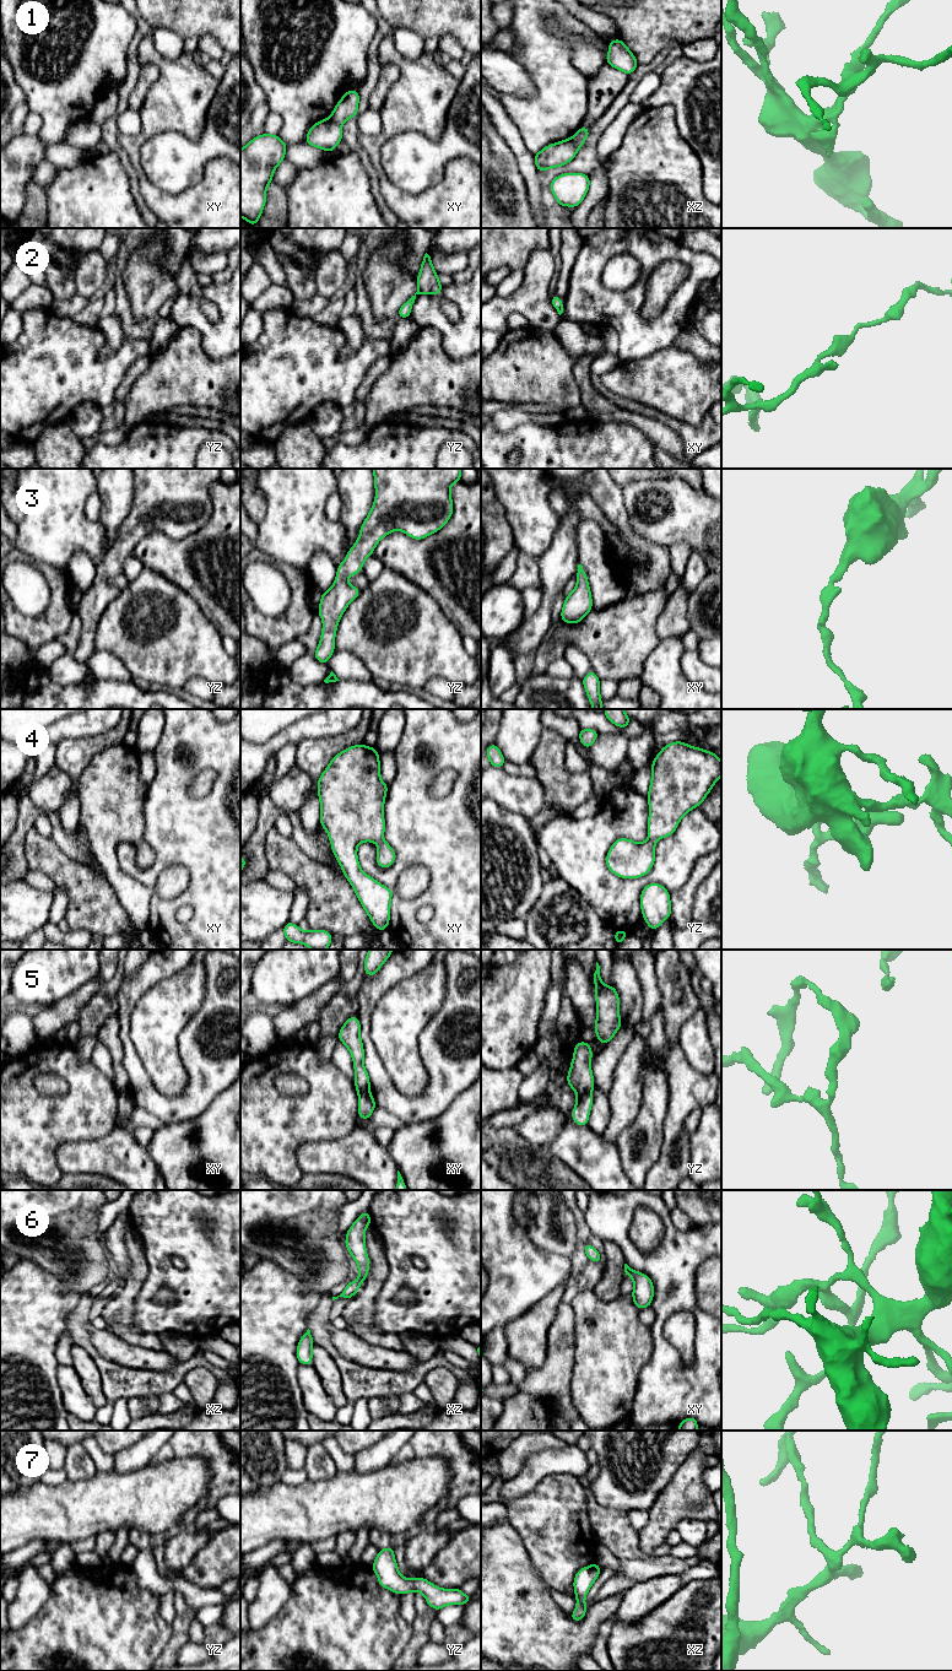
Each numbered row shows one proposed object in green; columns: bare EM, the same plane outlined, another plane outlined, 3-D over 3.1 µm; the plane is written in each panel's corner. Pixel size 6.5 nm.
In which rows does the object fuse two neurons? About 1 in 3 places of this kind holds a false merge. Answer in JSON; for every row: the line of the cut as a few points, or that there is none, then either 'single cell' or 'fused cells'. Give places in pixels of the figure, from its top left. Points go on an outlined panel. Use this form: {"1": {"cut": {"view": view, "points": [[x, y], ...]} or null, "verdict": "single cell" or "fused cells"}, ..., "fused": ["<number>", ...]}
{"1": {"cut": {"view": "xz", "points": [[573, 136], [574, 145], [578, 149]]}, "verdict": "fused cells"}, "2": {"cut": null, "verdict": "single cell"}, "3": {"cut": null, "verdict": "single cell"}, "4": {"cut": null, "verdict": "single cell"}, "5": {"cut": {"view": "yz", "points": [[590, 1092], [579, 1096]]}, "verdict": "fused cells"}, "6": {"cut": null, "verdict": "single cell"}, "7": {"cut": null, "verdict": "single cell"}, "fused": ["1", "5"]}

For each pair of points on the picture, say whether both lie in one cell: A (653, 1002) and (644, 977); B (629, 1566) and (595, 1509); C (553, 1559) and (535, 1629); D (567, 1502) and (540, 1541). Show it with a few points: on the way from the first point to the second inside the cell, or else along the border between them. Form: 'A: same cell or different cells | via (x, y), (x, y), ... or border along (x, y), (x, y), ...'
A: same cell | via (652, 996), (648, 983)
B: same cell | via (627, 1552), (623, 1542), (606, 1523)
C: different cells | border along (531, 1562), (542, 1583), (548, 1589)
D: same cell | via (557, 1512), (552, 1517), (552, 1529), (550, 1531)

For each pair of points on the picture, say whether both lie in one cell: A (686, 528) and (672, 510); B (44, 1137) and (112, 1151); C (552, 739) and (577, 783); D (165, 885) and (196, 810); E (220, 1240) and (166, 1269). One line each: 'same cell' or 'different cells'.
A: same cell
B: different cells
C: same cell
D: different cells
E: same cell

